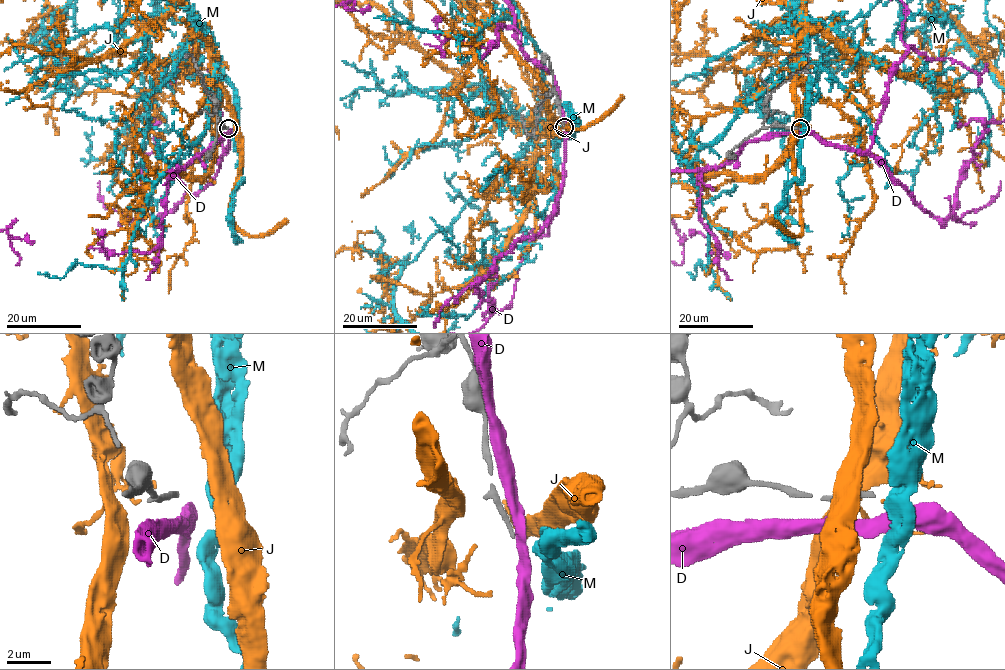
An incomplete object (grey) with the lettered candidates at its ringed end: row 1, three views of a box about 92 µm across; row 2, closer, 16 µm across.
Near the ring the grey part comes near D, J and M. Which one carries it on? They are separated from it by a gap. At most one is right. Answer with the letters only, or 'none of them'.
none of them

